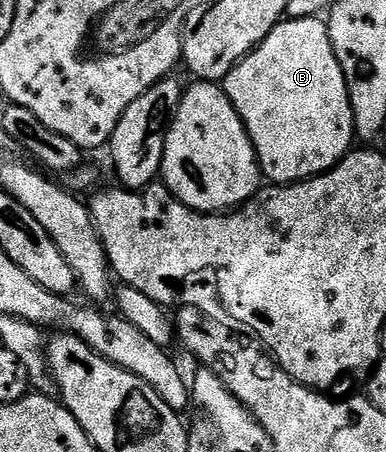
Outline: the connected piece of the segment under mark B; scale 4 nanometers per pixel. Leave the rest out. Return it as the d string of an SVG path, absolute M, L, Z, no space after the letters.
M320 17L289 18L277 23L247 57L241 59L223 80L225 95L243 120L257 153L261 173L270 183L291 186L340 164L355 146L351 100L347 96L347 80L339 60L333 55L329 27Z

